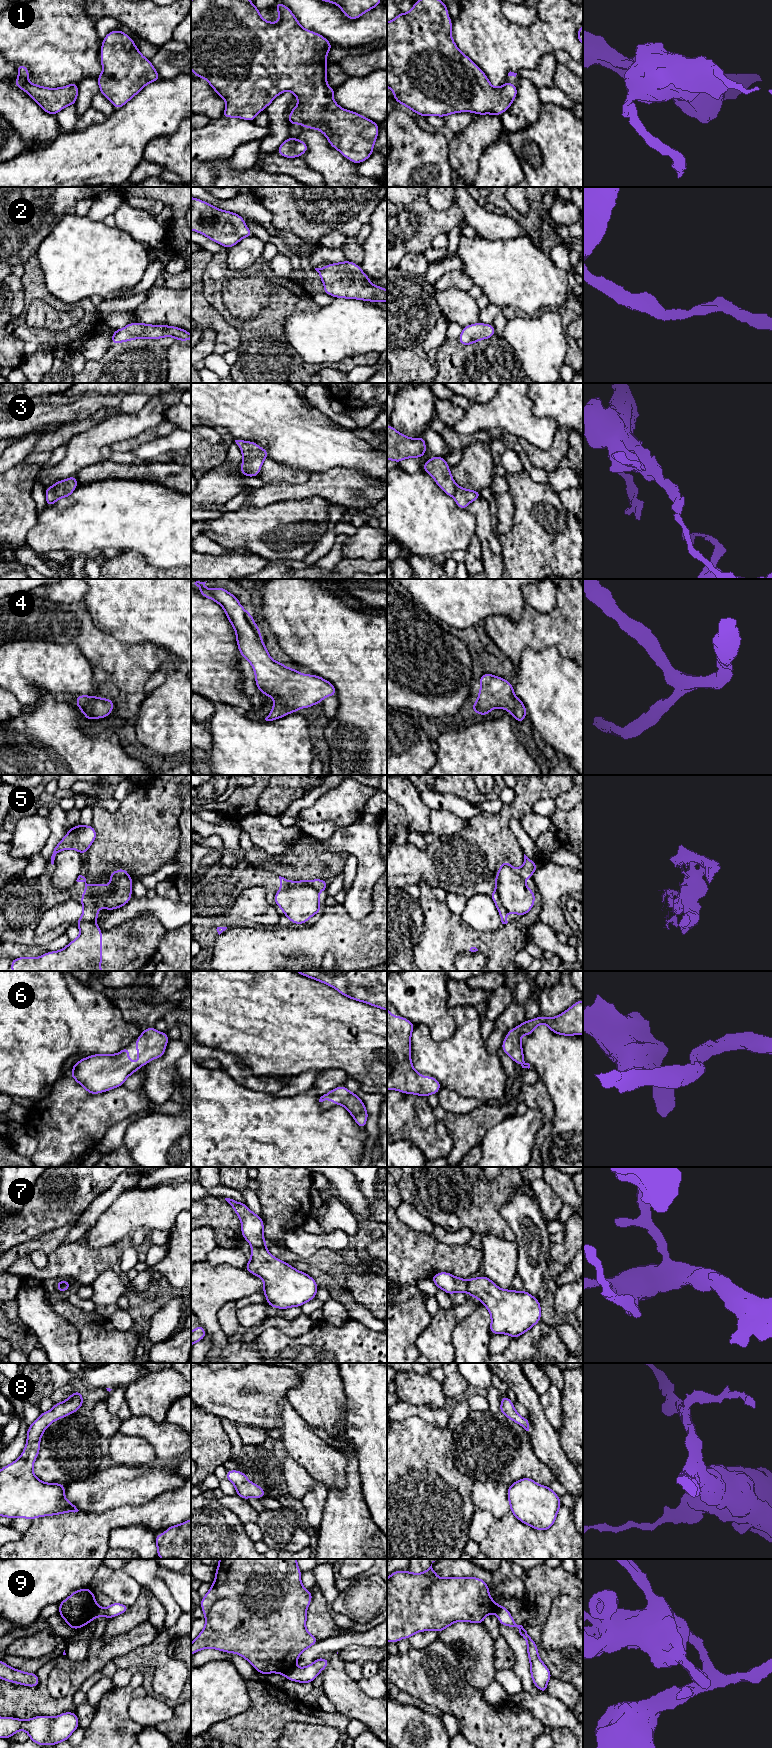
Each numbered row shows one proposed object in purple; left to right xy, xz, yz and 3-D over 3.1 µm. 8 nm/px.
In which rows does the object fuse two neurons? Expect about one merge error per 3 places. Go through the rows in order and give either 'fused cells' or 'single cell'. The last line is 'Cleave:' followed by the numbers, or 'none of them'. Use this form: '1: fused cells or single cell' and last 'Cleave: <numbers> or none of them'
1: single cell
2: single cell
3: single cell
4: single cell
5: fused cells
6: single cell
7: single cell
8: single cell
9: fused cells
Cleave: 5, 9

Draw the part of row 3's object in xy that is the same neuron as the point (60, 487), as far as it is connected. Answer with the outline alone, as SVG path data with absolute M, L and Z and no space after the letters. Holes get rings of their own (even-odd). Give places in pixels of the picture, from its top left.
M71 476L65 480L57 481L54 485L45 488L46 506L52 506L58 499L70 497L78 486L76 476Z

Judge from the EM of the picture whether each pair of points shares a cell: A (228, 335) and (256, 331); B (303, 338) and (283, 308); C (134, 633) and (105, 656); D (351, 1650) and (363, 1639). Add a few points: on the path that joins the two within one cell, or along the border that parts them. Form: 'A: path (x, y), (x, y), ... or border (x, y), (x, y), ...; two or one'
A: border (230, 325), (240, 335), (240, 344), (237, 348); two
B: border (311, 312), (292, 312), (284, 320), (285, 337); two
C: border (102, 631), (127, 643), (147, 642); two
D: border (376, 1646), (349, 1644), (338, 1652); two

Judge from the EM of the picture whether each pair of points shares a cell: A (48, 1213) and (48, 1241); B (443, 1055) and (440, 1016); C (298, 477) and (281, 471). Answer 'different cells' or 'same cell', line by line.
A: different cells
B: different cells
C: same cell

